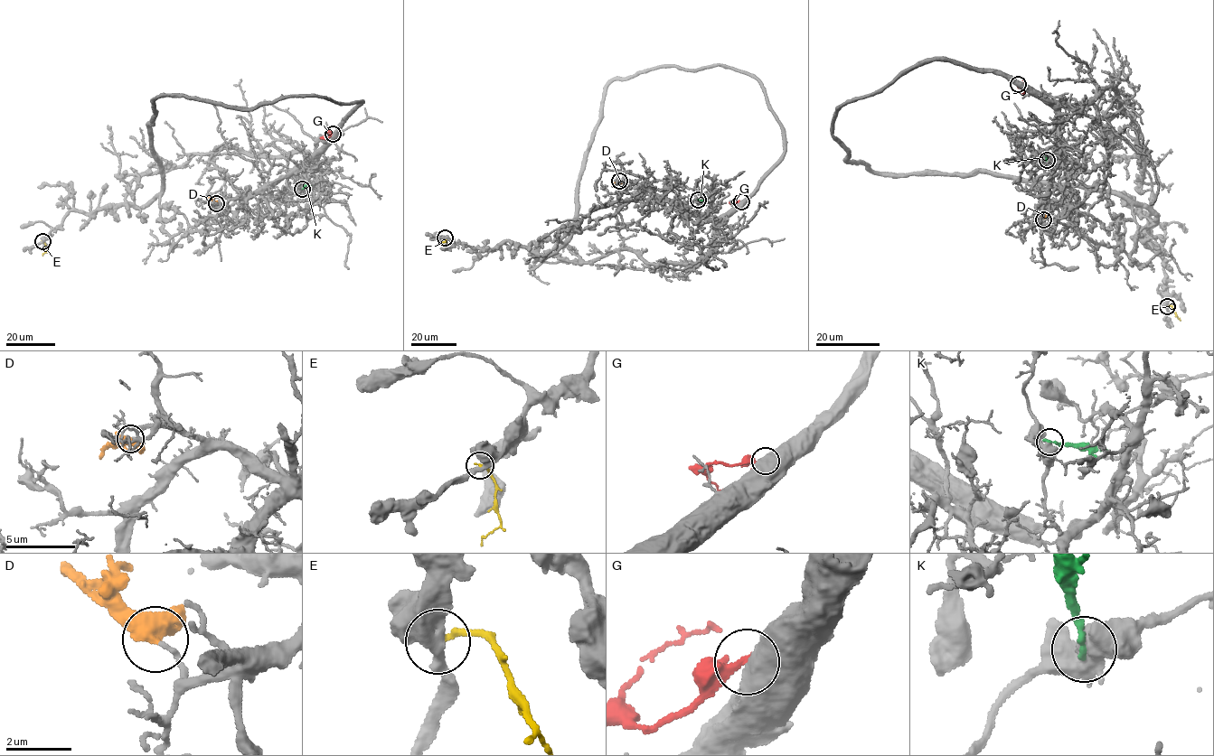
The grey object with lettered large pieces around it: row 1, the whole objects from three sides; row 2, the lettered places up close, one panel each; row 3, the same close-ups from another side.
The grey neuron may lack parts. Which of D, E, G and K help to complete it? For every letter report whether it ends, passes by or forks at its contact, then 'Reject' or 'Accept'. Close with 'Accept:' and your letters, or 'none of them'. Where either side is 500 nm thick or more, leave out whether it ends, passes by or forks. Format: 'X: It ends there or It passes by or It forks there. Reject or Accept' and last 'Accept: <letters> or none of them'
D: It passes by. Reject
E: It ends there. Reject
G: Reject
K: Reject
Accept: none of them

